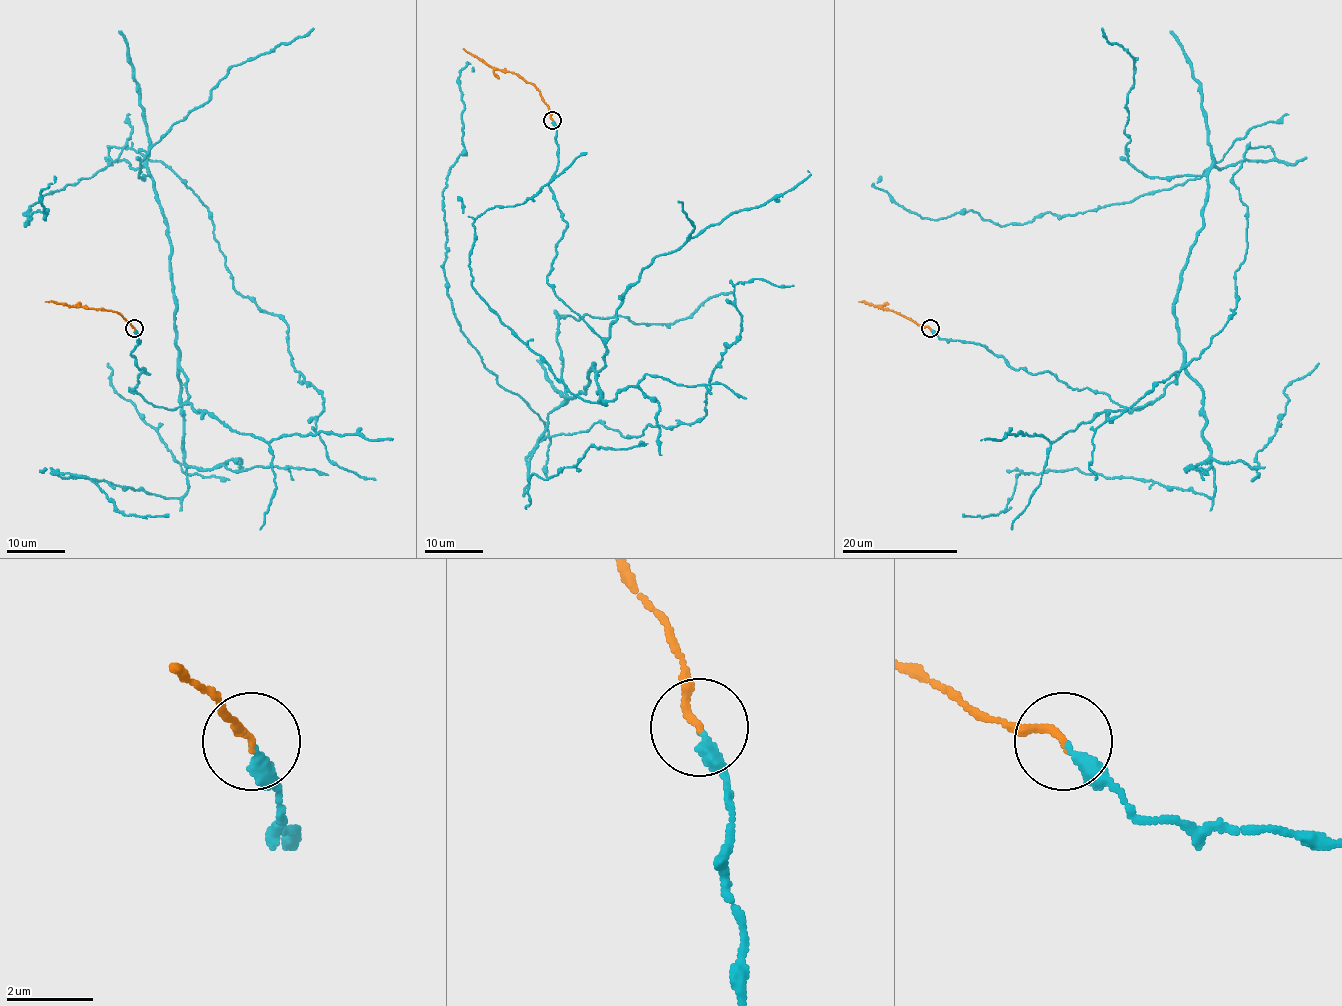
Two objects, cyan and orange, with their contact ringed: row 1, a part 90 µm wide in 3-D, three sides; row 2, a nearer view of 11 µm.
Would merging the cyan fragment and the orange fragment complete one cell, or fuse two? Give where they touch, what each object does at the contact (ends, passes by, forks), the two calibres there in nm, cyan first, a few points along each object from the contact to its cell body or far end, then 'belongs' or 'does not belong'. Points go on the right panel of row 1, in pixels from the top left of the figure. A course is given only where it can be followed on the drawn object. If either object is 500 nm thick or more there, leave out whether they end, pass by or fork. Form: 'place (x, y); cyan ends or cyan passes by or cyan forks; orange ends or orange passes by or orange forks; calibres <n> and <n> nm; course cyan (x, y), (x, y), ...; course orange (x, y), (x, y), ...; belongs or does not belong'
place (930, 328); cyan ends; orange ends; calibres 260 and 160 nm; course cyan (929, 328), (1141, 409), (1183, 364), (1208, 174), (1275, 152), (1233, 175), (1234, 313), (1096, 429), (1095, 480); course orange (929, 328), (896, 312), (858, 302); belongs

